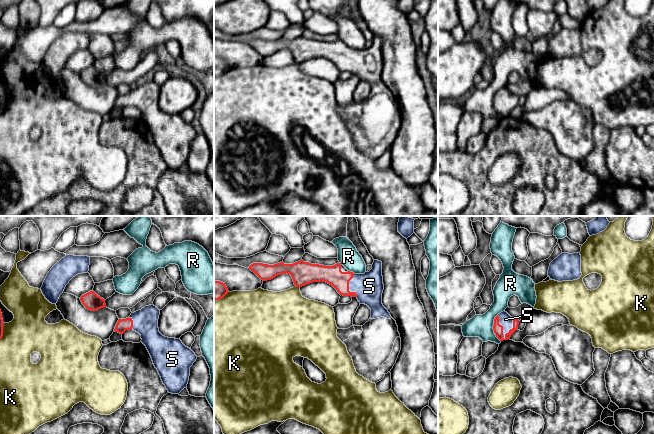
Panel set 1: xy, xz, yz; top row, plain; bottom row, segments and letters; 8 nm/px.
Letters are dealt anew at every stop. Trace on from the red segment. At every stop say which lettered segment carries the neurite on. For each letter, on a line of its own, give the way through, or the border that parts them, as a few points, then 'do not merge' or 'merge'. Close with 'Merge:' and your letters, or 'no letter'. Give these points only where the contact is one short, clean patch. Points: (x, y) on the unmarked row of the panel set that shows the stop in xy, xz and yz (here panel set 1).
K: do not merge
R: do not merge
S: merge
Merge: S

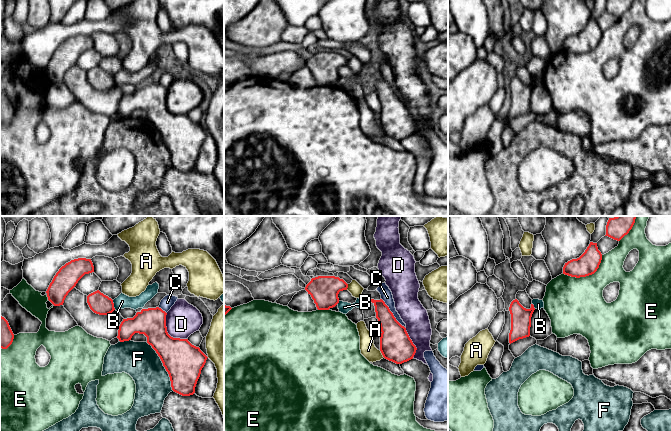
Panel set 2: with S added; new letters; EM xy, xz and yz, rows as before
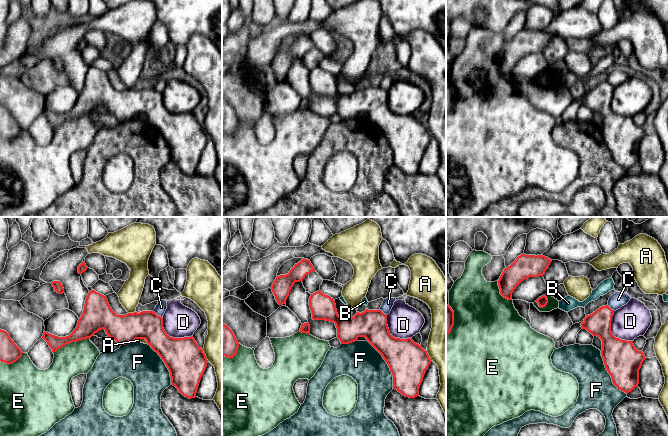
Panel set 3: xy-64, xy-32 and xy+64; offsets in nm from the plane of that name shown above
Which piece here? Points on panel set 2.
A: do not merge
B: border xy (112, 76), (115, 85); do not merge
C: do not merge
D: do not merge
E: do not merge
F: do not merge
Merge: no letter

